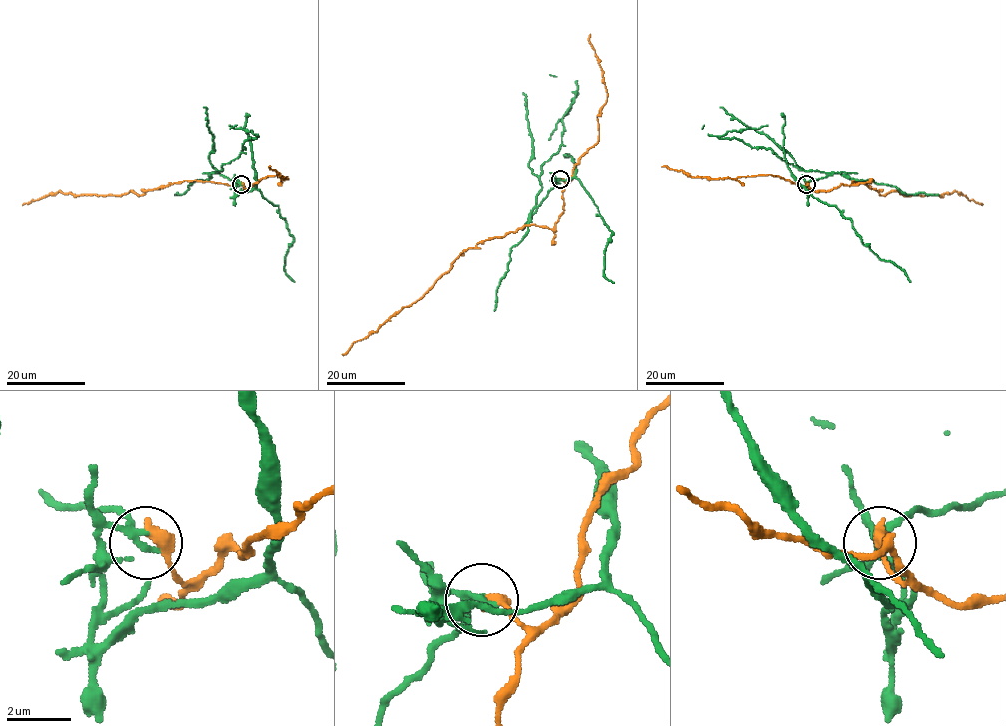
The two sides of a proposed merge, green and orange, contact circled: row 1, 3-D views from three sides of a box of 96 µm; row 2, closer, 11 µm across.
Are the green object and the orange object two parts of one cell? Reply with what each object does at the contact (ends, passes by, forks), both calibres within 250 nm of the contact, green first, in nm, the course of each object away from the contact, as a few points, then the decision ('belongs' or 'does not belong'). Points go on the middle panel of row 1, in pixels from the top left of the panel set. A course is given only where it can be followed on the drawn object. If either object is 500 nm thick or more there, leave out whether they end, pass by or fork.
green passes by | orange ends | 180/400 nm | green via (560, 179), (537, 207), (541, 165), (561, 143), (562, 117), (576, 90), (571, 108), (548, 140) | orange via (560, 179), (565, 182), (563, 204), (552, 229), (524, 225), (467, 248), (423, 296), (395, 312), (342, 354) | does not belong

